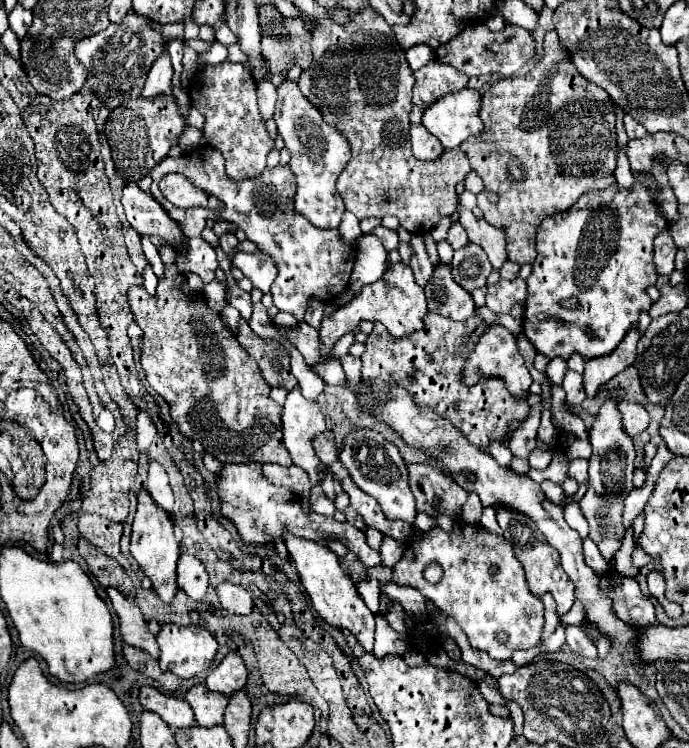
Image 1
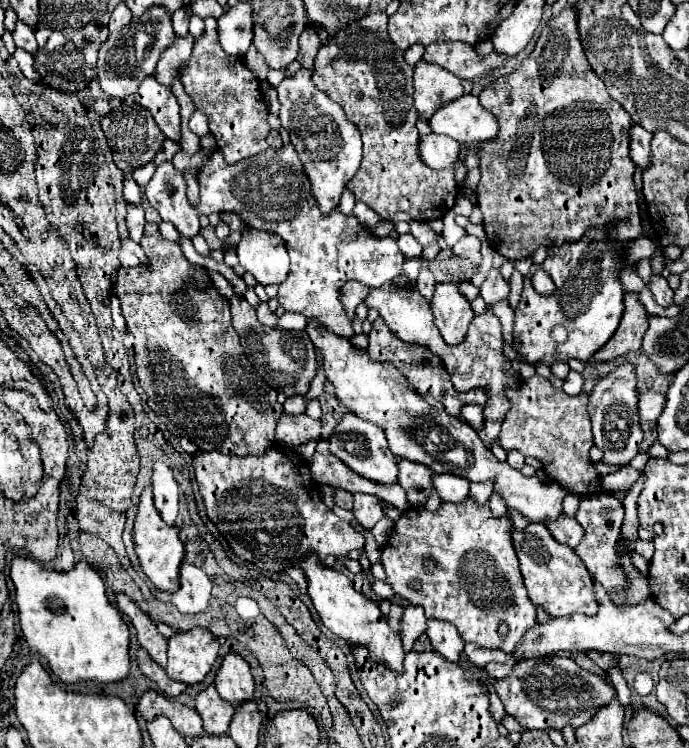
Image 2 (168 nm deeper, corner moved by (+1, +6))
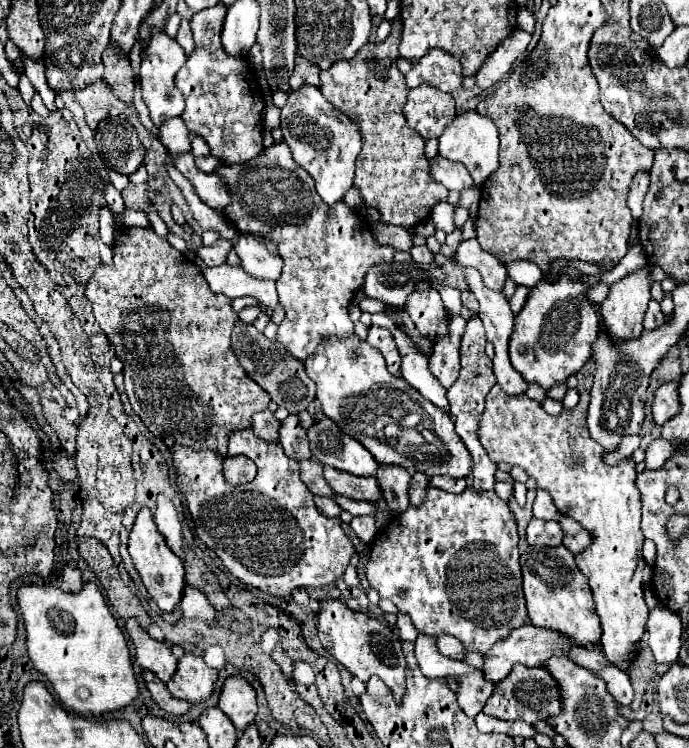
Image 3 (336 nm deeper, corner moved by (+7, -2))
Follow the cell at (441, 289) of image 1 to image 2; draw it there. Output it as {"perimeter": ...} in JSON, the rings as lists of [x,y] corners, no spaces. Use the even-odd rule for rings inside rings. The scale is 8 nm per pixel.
{"perimeter":[[[437,284],[435,296],[431,298],[431,310],[435,326],[439,328],[443,340],[451,346],[465,338],[467,328],[475,318],[469,300],[459,292],[457,284]]]}

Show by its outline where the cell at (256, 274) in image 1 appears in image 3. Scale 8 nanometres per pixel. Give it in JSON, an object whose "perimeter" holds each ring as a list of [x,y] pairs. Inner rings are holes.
{"perimeter":[[[239,234],[235,252],[241,258],[241,268],[249,276],[261,280],[279,280],[283,260],[273,240],[255,234]]]}

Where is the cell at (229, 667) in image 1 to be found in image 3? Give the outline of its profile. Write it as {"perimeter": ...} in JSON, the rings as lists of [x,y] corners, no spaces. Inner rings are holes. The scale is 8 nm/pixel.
{"perimeter":[[[231,676],[223,684],[223,692],[219,696],[219,708],[233,722],[233,726],[243,732],[249,724],[255,722],[257,702],[255,688],[241,676]]]}

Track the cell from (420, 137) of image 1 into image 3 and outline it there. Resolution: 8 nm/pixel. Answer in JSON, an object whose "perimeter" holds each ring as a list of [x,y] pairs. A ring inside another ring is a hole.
{"perimeter":[[[437,156],[435,160],[431,160],[431,176],[437,182],[441,182],[447,190],[461,192],[463,188],[479,188],[463,164],[445,160],[443,156]]]}

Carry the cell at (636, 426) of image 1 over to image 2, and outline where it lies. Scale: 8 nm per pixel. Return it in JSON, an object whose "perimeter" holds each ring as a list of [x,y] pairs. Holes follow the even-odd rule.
{"perimeter":[[[641,392],[639,394],[639,416],[641,416],[641,420],[655,422],[663,410],[663,404],[665,404],[665,396],[655,394],[655,392]]]}

